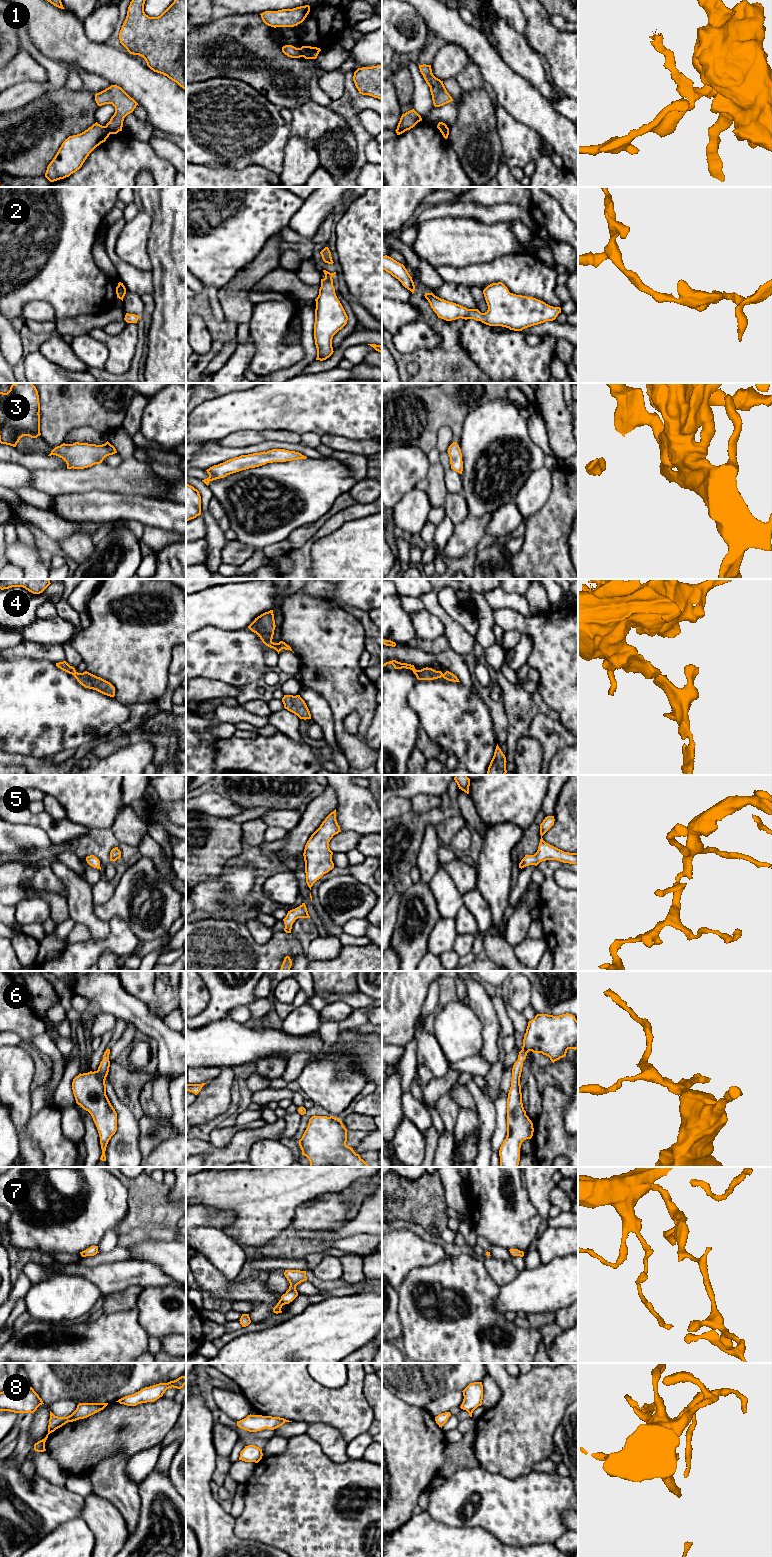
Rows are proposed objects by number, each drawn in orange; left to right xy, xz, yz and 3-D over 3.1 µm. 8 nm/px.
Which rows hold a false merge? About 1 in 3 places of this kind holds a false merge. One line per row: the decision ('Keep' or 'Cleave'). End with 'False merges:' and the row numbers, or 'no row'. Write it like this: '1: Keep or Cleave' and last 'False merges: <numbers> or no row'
1: Cleave
2: Keep
3: Keep
4: Keep
5: Keep
6: Keep
7: Keep
8: Keep
False merges: 1

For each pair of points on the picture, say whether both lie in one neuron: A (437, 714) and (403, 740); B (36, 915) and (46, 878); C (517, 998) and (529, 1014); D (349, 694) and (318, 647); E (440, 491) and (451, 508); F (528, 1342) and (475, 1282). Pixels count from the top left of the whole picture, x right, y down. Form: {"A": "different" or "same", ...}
{"A": "different", "B": "different", "C": "different", "D": "same", "E": "different", "F": "same"}

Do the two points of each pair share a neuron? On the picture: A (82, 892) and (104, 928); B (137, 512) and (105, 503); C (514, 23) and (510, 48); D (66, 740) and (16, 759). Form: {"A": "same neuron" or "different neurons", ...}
{"A": "same neuron", "B": "same neuron", "C": "different neurons", "D": "different neurons"}

